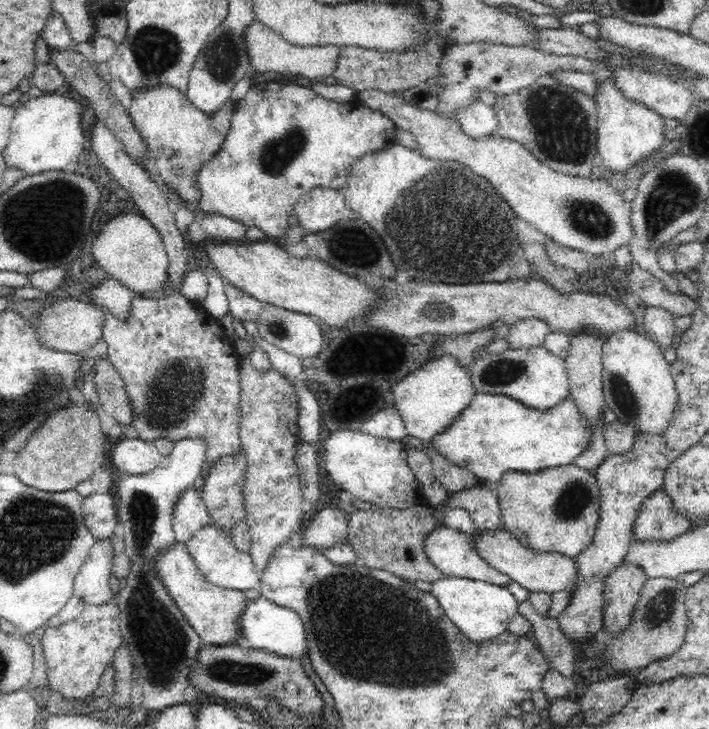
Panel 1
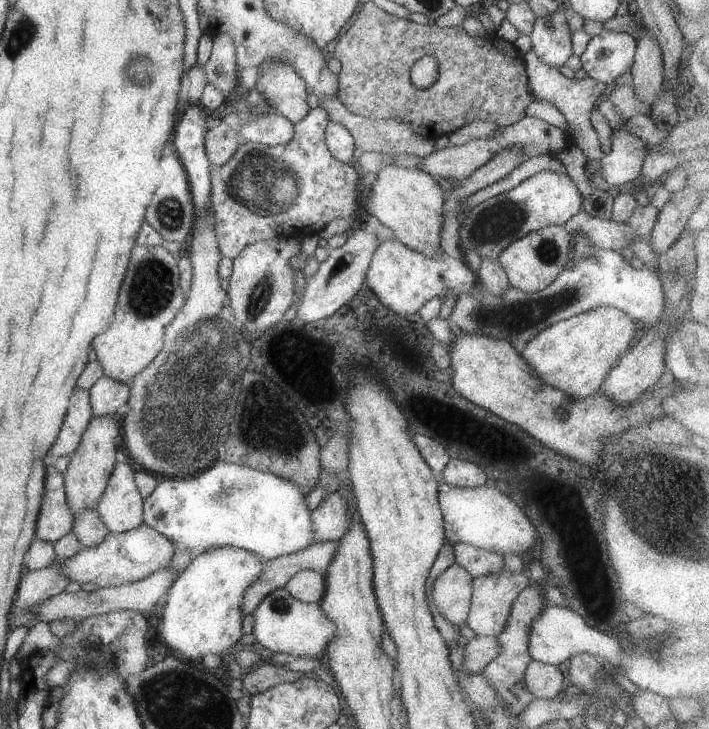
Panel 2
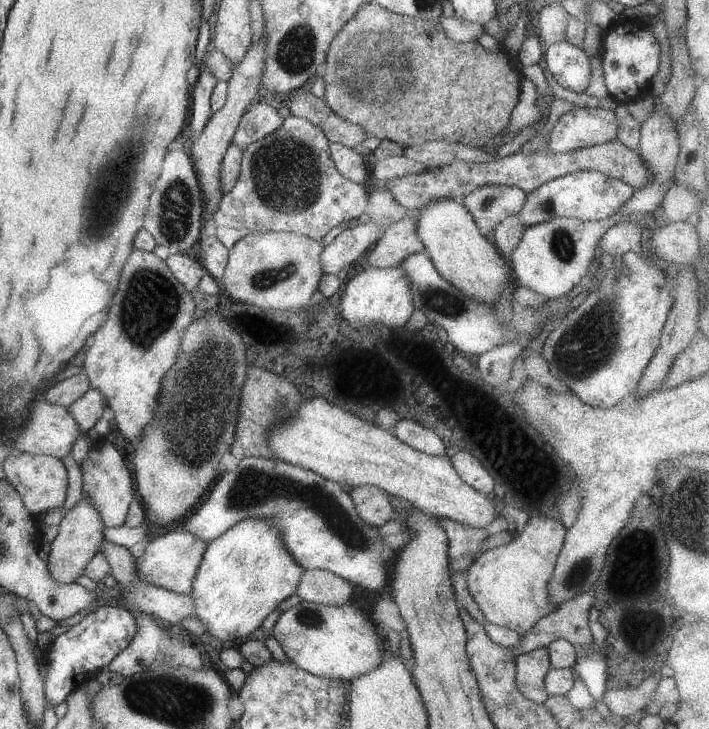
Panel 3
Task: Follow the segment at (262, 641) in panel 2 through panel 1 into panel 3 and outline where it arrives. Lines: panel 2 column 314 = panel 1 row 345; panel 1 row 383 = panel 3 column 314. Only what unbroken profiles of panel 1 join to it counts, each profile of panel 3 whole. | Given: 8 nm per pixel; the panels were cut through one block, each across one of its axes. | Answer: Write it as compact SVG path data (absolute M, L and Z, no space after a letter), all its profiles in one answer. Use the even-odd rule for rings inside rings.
M300 600L281 612L270 634L296 668L314 676L345 681L377 667L386 642L373 622L349 603L333 607Z

